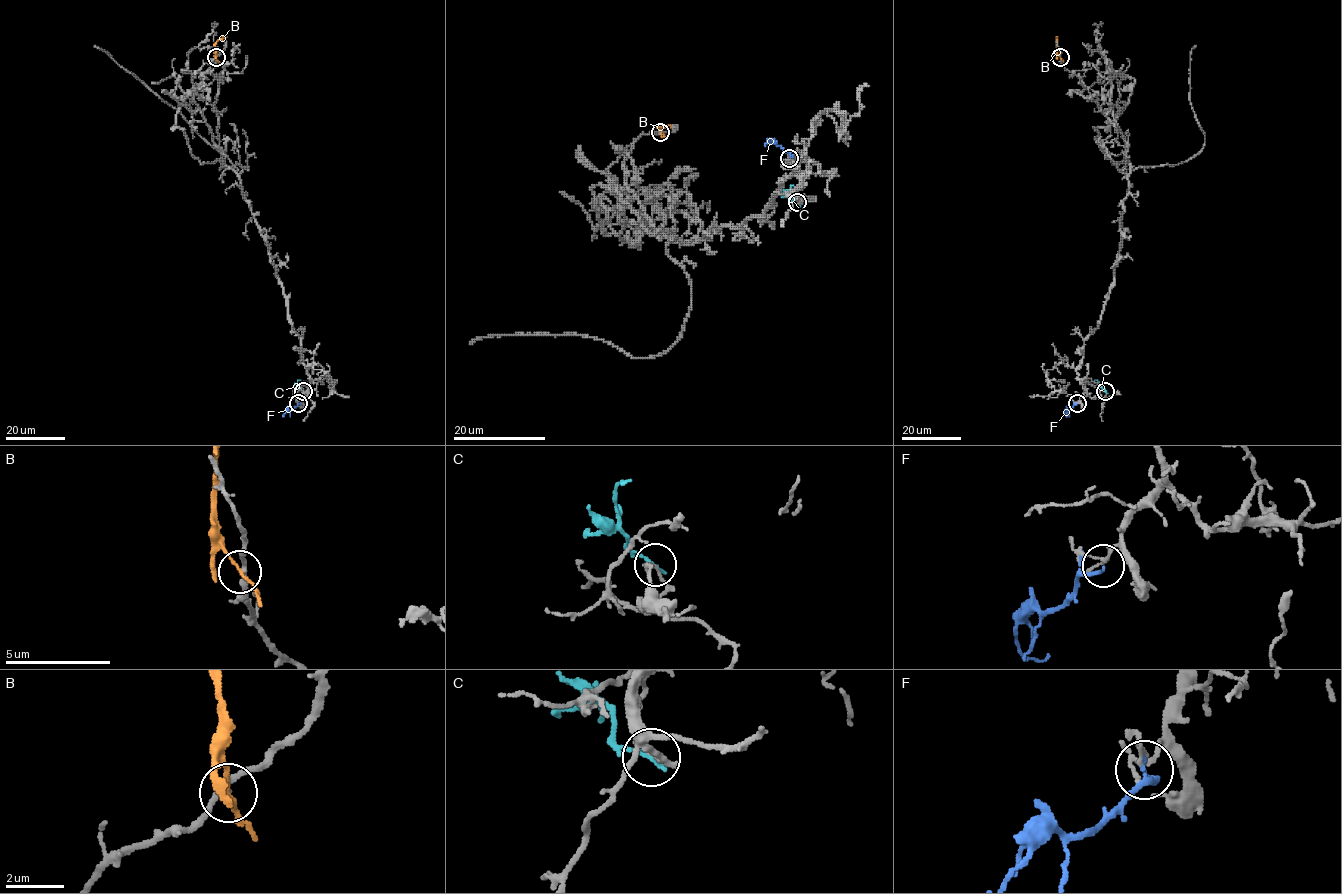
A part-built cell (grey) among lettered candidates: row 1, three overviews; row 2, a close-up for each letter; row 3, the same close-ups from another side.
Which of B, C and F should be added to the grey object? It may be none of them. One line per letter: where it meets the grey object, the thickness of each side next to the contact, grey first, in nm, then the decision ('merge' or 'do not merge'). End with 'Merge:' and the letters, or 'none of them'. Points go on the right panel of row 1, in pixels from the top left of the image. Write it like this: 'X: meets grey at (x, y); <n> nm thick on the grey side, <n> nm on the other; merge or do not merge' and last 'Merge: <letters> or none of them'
B: meets grey at (1060, 57); 200 nm thick on the grey side, 130 nm on the other; do not merge
C: meets grey at (1105, 391); 160 nm thick on the grey side, 170 nm on the other; do not merge
F: meets grey at (1077, 403); 120 nm thick on the grey side, 150 nm on the other; do not merge
Merge: none of them

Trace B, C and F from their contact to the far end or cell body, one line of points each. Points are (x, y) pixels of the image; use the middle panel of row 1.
B: (661, 131), (659, 126), (678, 126)
C: (798, 203), (789, 194), (792, 185)
F: (790, 158), (771, 139), (764, 146)

